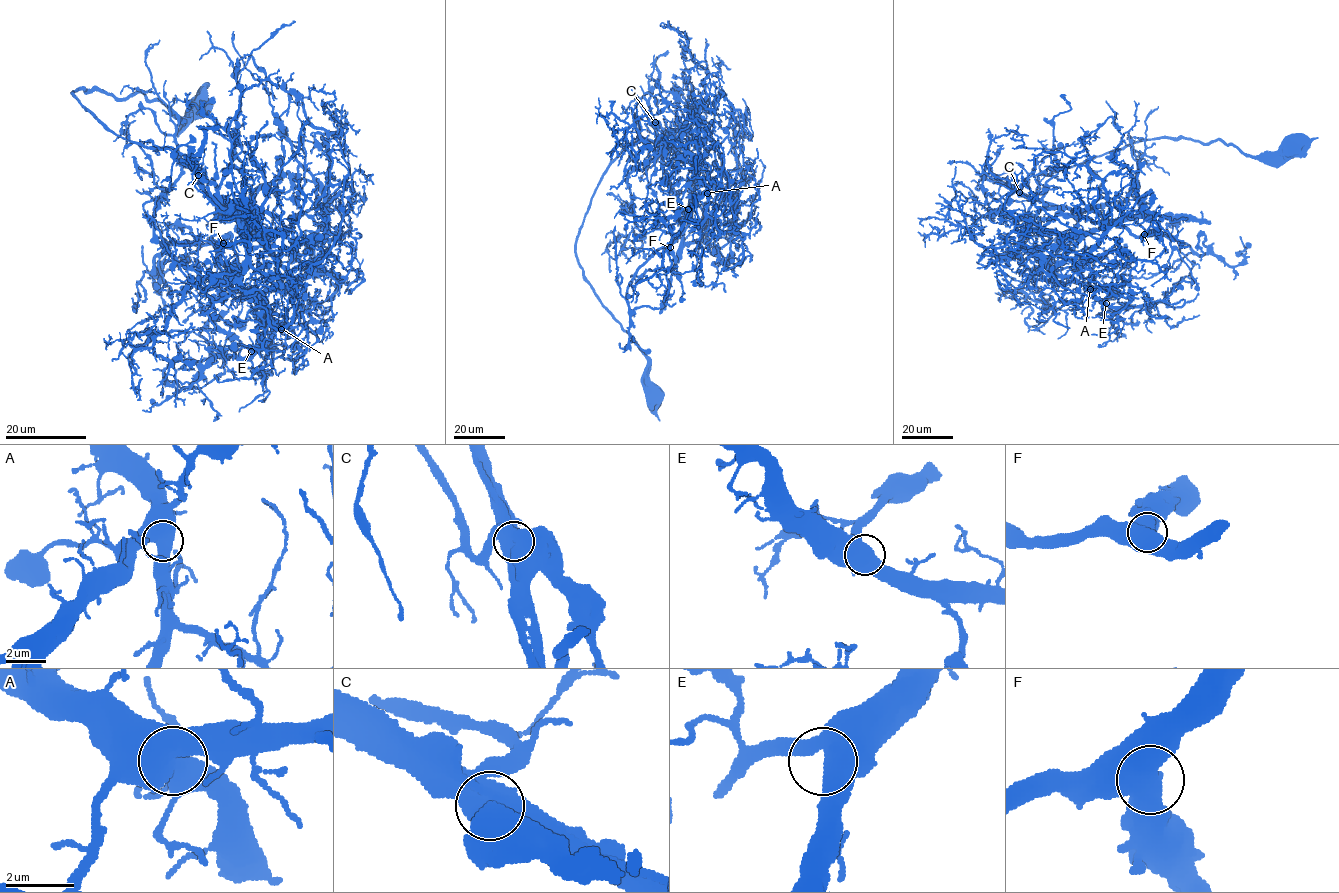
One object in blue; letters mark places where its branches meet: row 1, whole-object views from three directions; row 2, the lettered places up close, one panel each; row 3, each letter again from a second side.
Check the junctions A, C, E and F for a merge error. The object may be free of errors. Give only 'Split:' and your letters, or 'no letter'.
Split: C

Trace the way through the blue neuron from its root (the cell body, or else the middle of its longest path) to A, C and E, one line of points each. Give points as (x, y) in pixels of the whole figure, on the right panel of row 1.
A: (1291, 147), (1255, 158), (1219, 140), (1154, 138), (1038, 174), (1023, 245), (1056, 273), (1074, 277), (1090, 289)
C: (1291, 147), (1255, 158), (1219, 140), (1140, 140), (1038, 174), (1027, 212), (1034, 222), (1054, 208), (1019, 192)
E: (1291, 147), (1255, 158), (1219, 140), (1154, 138), (1038, 174), (1023, 245), (1106, 303)

